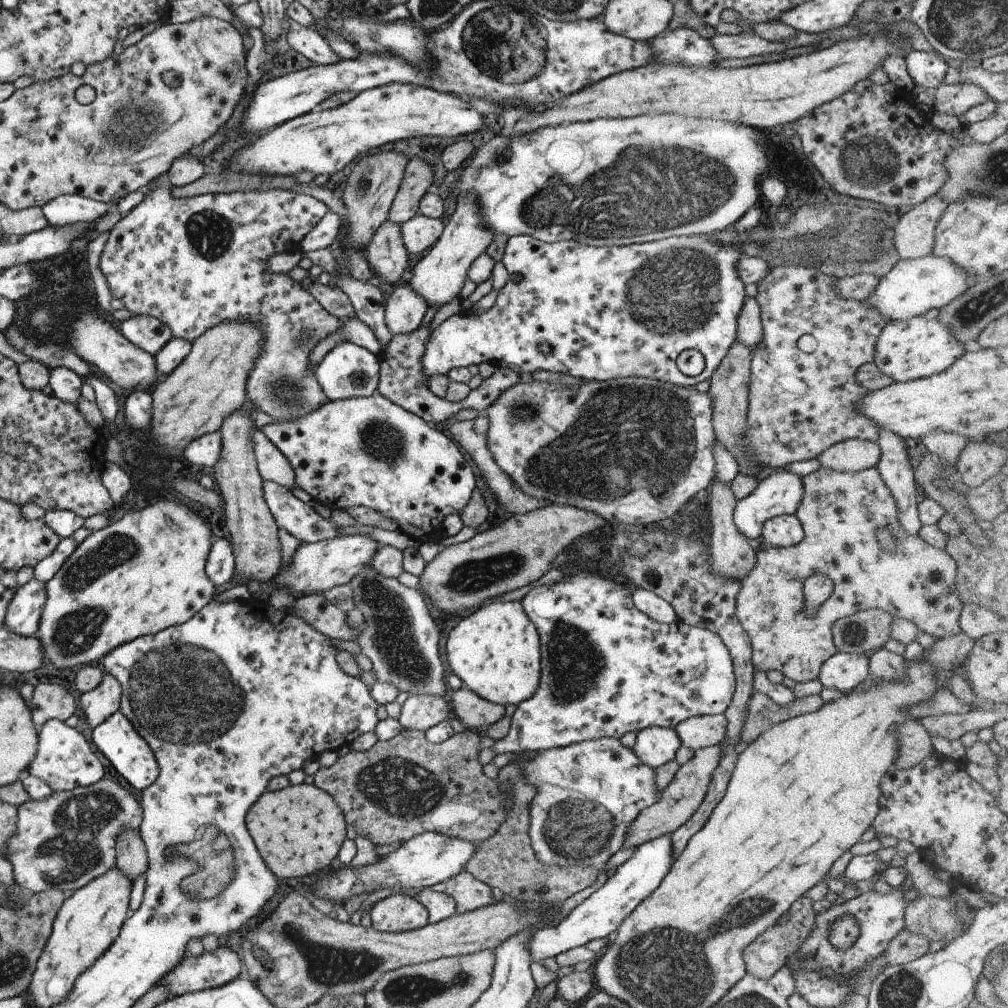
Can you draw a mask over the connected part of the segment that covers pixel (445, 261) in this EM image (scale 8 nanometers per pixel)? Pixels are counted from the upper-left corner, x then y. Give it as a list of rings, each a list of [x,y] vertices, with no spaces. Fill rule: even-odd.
[[[473,195],[458,198],[457,204],[449,207],[445,217],[445,228],[440,239],[434,244],[432,250],[414,266],[414,274],[410,278],[411,290],[420,296],[426,305],[440,309],[459,297],[464,283],[475,259],[478,259],[493,241],[492,235],[479,220],[477,203]]]

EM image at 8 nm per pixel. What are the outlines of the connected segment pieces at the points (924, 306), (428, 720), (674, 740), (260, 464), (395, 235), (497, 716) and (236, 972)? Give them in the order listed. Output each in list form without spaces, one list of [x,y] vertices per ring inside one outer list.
[[[930,254],[922,259],[900,259],[884,277],[880,278],[874,293],[867,297],[866,302],[884,321],[887,321],[887,324],[906,321],[924,315],[933,308],[940,309],[948,305],[961,296],[973,282],[963,269],[956,267],[945,257]]]
[[[410,695],[401,706],[400,725],[407,730],[426,732],[449,720],[446,700],[435,695]]]
[[[649,727],[637,734],[633,748],[635,756],[652,770],[675,760],[677,750],[682,746],[674,729]]]
[[[258,428],[253,433],[253,444],[258,473],[263,481],[276,482],[286,489],[299,487],[290,462]]]
[[[390,220],[378,228],[365,253],[371,272],[386,284],[396,284],[409,266],[400,225]]]
[[[464,686],[452,694],[450,702],[456,717],[466,730],[477,732],[479,728],[488,728],[500,721],[505,714],[504,706],[491,704]]]
[[[226,946],[200,957],[186,957],[158,985],[167,986],[168,996],[223,986],[244,974],[238,954]]]

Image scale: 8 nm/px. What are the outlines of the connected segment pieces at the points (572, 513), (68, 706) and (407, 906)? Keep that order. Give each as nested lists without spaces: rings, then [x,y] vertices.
[[[548,504],[525,514],[510,516],[506,522],[498,527],[481,529],[474,538],[458,544],[444,544],[440,553],[426,564],[420,576],[417,588],[424,590],[433,605],[446,614],[463,611],[478,606],[488,598],[500,596],[506,592],[526,586],[538,580],[551,570],[551,562],[574,542],[584,535],[596,534],[608,526],[606,519],[594,513],[571,505]]]
[[[37,684],[30,700],[29,710],[36,728],[48,720],[65,721],[74,715],[74,698],[58,684]]]
[[[391,892],[371,908],[372,928],[388,933],[402,933],[427,926],[429,915],[426,908],[414,897]]]

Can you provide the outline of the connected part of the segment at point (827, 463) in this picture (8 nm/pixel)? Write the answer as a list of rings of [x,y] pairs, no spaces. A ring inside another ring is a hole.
[[[849,439],[829,447],[816,459],[823,468],[846,473],[877,467],[880,456],[878,443]]]

